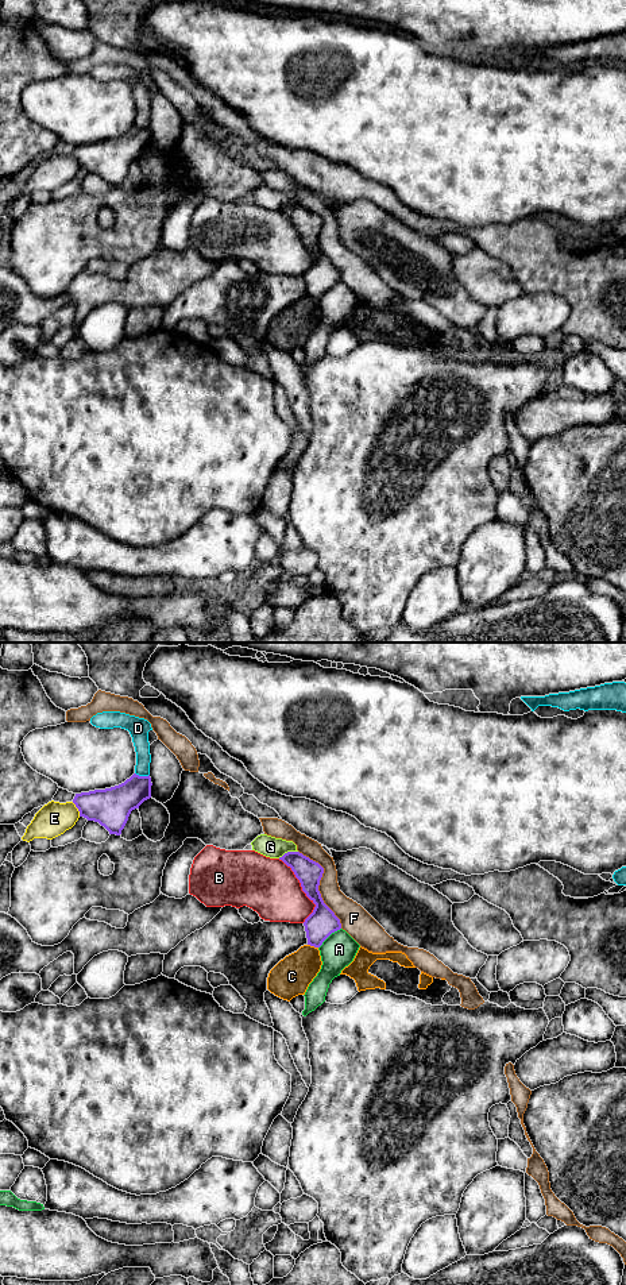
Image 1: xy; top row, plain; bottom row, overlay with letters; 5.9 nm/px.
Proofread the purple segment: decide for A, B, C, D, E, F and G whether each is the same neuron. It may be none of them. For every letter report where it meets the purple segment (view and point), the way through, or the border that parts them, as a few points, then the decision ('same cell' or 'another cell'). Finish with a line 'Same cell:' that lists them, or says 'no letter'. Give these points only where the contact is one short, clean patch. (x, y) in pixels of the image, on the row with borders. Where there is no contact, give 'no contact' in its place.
A: contact xy (328, 936); another cell
B: contact xy (302, 890); another cell
C: contact xy (313, 945); another cell
D: contact xy (142, 776); another cell
E: contact xy (77, 807); another cell
F: contact xy (319, 884); another cell
G: contact xy (288, 852); another cell
Same cell: no letter

